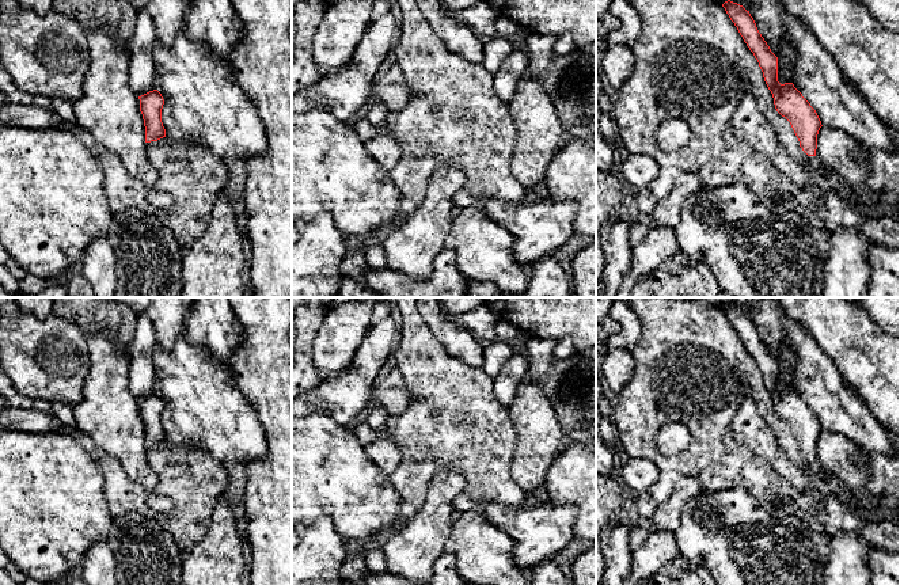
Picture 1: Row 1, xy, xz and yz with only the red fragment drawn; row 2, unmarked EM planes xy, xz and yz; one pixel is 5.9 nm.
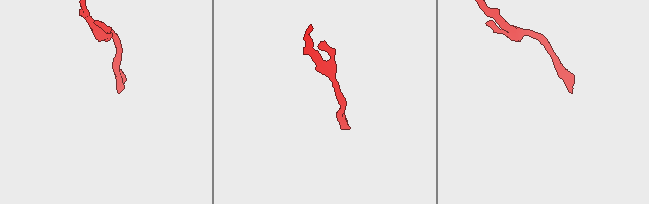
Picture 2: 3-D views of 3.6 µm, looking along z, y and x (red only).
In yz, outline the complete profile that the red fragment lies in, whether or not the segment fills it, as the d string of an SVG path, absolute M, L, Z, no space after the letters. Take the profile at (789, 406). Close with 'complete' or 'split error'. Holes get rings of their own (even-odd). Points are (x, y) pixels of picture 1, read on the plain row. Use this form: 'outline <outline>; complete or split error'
outline M730 304L725 305L722 311L757 364L764 385L772 398L776 415L790 426L800 451L808 459L810 471L820 480L824 480L825 471L816 460L817 438L823 430L816 414L793 387L781 388L778 385L778 361L759 337L749 315Z; split error

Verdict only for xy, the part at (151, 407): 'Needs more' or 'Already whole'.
Already whole

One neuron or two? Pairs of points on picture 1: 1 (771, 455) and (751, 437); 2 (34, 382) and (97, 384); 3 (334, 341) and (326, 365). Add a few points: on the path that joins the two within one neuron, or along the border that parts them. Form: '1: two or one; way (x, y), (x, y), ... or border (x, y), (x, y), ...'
1: one; way (766, 449), (756, 440)
2: two; border (88, 353), (83, 397), (72, 406)
3: one; way (334, 346), (327, 360)

